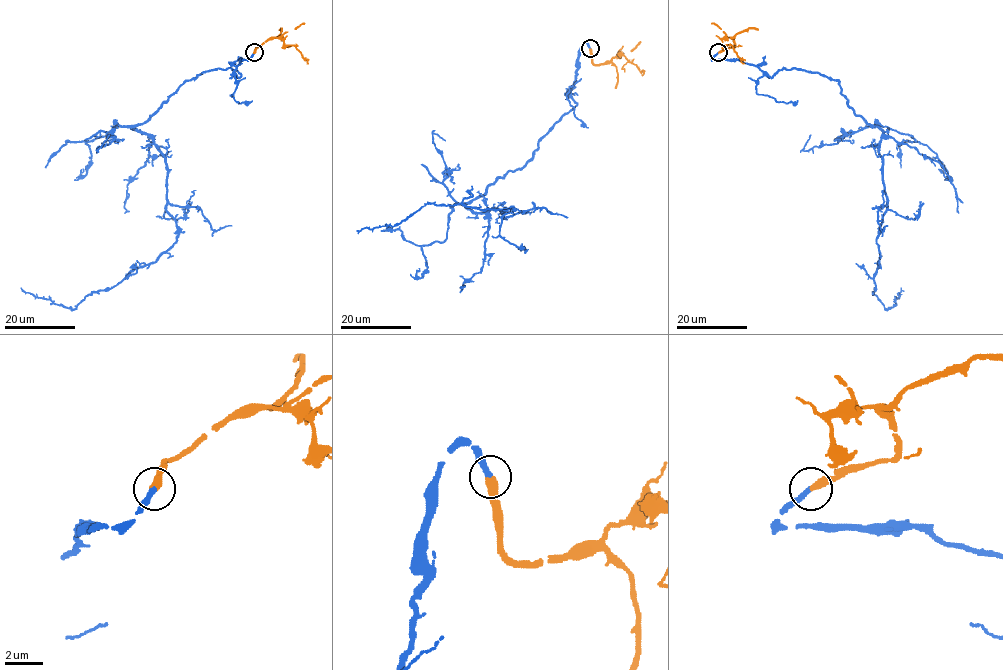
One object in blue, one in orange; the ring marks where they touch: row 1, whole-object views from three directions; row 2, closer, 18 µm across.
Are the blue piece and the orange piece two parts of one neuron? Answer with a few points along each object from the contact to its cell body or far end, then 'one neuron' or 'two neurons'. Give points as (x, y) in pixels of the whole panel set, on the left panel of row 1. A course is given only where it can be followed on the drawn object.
blue via (254, 53), (234, 70), (240, 76), (203, 71), (129, 126), (164, 157), (176, 242), (74, 308), (20, 288) | orange via (254, 53), (262, 44), (280, 38), (283, 43), (293, 45), (307, 63) | one neuron

